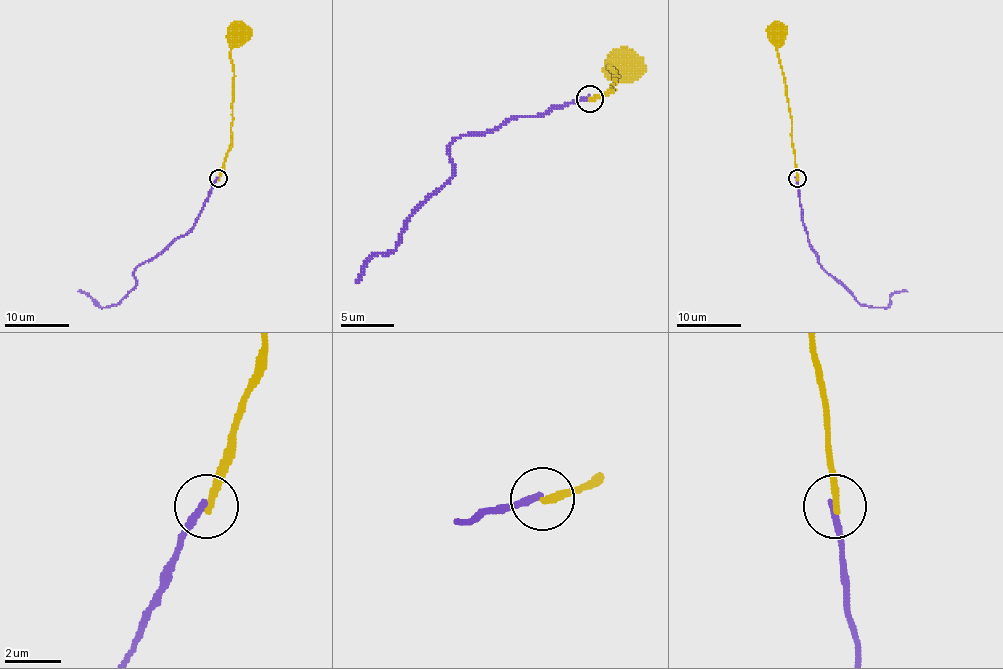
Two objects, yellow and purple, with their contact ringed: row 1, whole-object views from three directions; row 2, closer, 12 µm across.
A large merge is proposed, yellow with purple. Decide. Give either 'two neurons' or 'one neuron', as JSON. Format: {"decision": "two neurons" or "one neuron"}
{"decision": "two neurons"}

